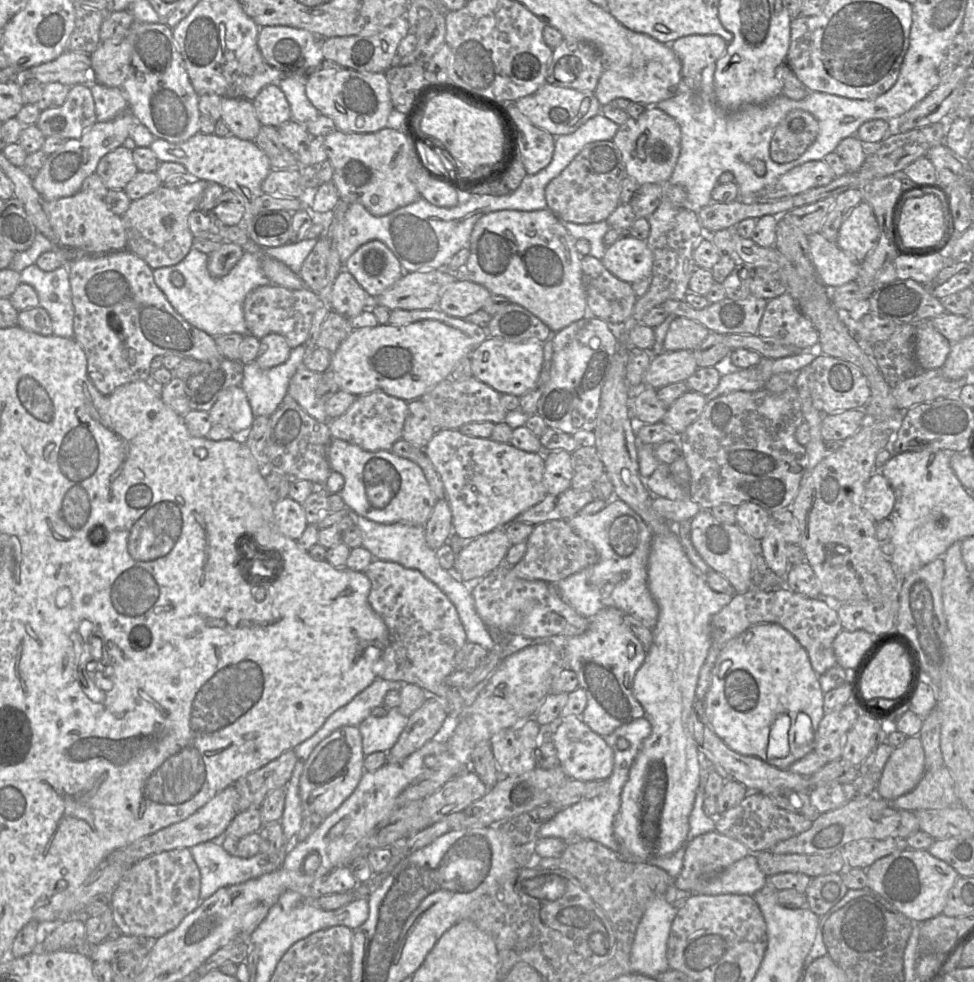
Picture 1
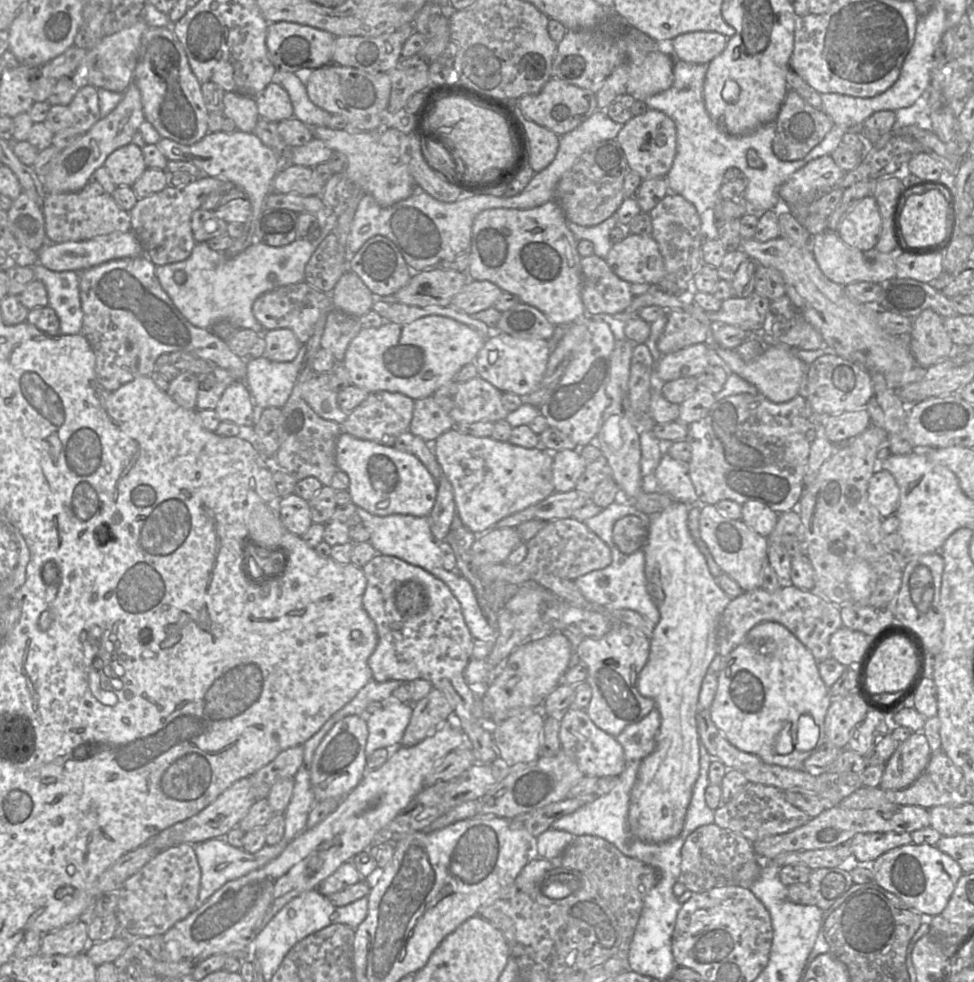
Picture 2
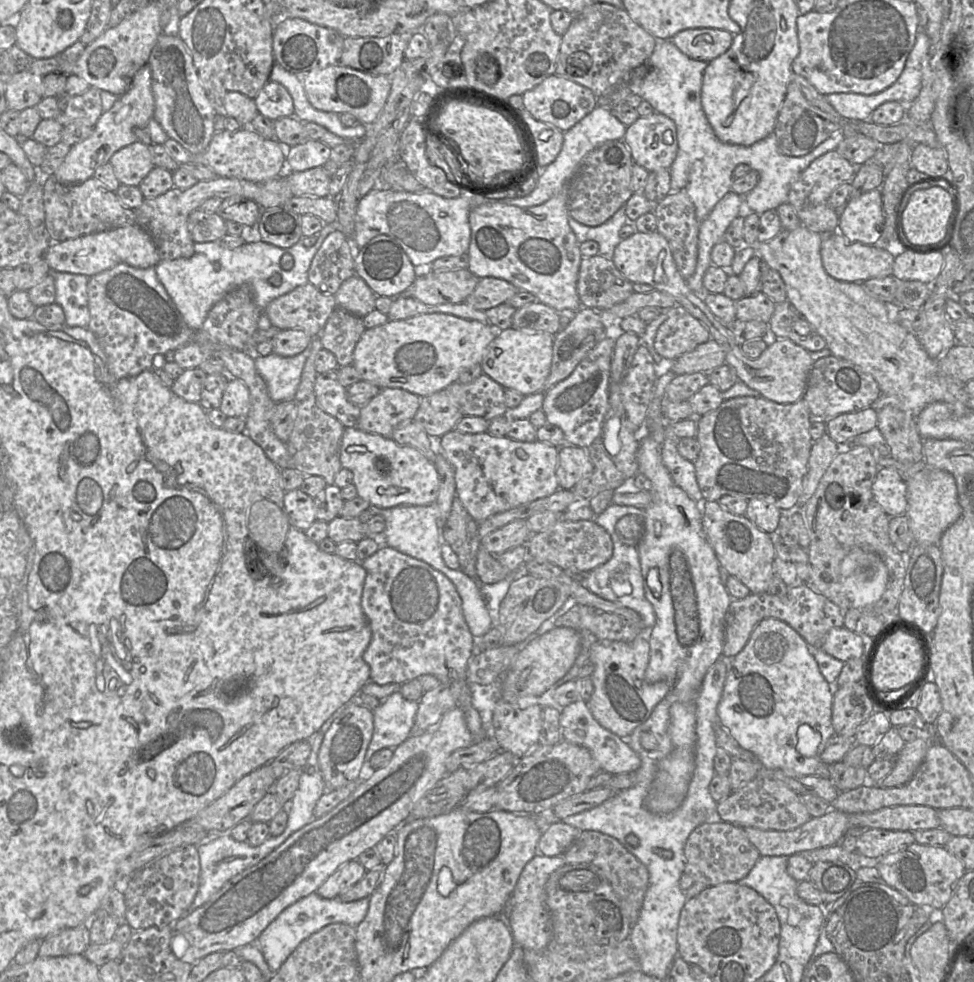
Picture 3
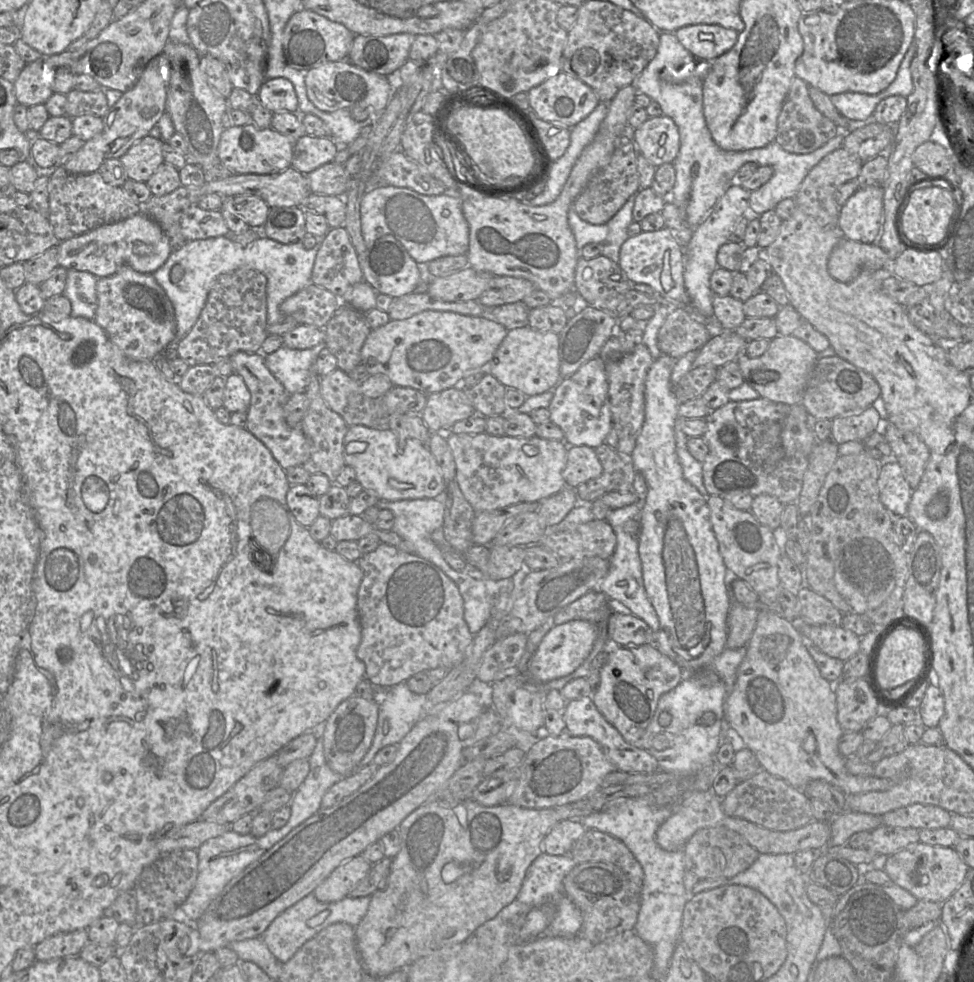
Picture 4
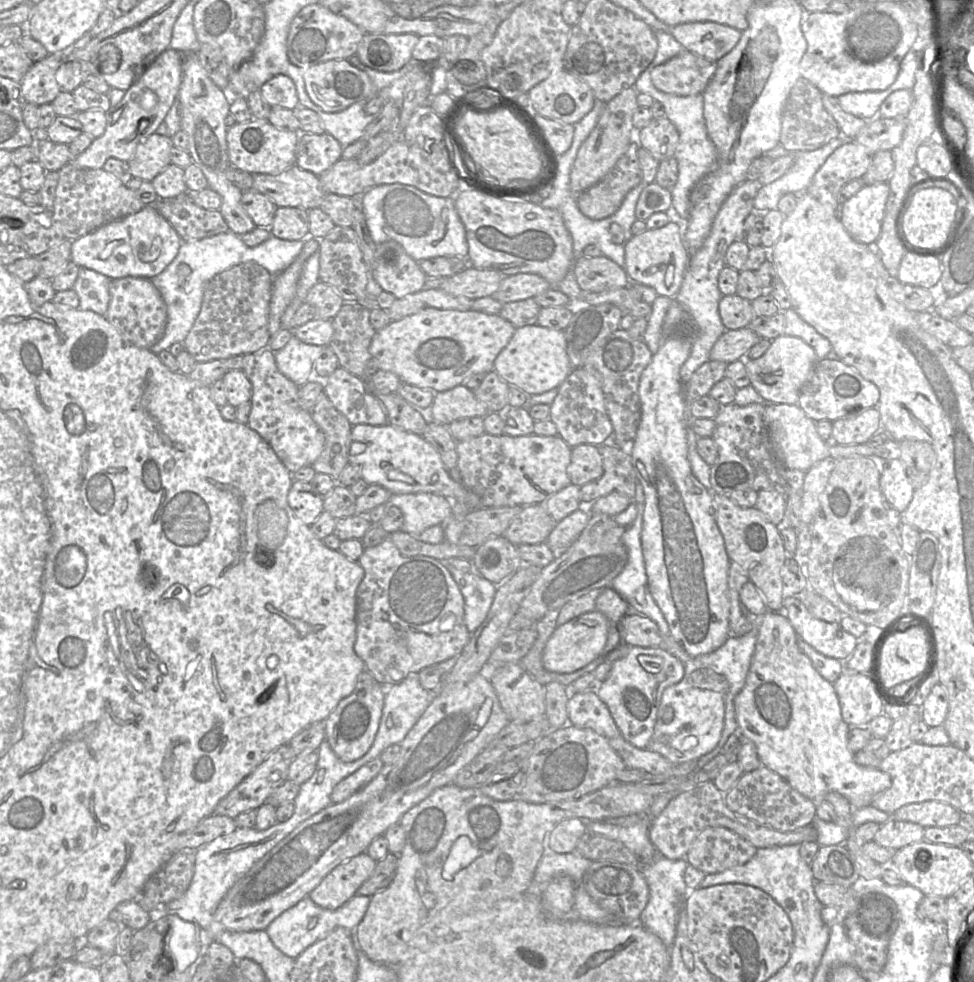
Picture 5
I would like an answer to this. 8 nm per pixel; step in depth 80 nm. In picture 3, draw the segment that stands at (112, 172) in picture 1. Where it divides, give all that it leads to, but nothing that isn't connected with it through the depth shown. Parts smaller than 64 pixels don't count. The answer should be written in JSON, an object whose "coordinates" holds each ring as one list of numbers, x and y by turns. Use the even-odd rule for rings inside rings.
{"coordinates":[[140,141,117,151,109,163,120,184,137,187,155,167,149,146]]}

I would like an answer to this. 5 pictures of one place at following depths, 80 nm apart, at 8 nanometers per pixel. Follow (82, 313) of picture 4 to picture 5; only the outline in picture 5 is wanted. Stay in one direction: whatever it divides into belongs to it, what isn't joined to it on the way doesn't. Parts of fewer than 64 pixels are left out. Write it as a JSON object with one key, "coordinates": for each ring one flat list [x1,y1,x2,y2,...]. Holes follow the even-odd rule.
{"coordinates":[[88,268,79,269,73,290,79,297,79,309,105,315,110,301,112,279]]}

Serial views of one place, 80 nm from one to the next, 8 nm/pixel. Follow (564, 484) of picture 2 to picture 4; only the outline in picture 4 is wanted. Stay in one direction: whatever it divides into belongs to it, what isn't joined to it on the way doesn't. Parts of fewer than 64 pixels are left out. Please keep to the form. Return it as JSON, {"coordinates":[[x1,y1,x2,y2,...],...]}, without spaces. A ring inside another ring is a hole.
{"coordinates":[[568,446,565,468,562,472,566,486,576,489,580,484,599,477,602,465,589,446]]}

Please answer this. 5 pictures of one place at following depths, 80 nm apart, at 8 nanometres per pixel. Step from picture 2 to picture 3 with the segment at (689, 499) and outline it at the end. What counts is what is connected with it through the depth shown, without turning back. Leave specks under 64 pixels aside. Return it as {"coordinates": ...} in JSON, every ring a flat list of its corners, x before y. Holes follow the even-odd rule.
{"coordinates":[[667,437,662,447,662,461,669,471,674,483,685,491,690,498,704,506,705,500,702,496,696,479,694,462,683,458,677,449,680,439]]}

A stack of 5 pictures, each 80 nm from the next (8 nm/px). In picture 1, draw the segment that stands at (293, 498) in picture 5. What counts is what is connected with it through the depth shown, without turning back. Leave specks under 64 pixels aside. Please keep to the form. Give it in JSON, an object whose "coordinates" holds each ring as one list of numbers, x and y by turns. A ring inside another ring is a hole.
{"coordinates":[[288,496,275,503,274,518,280,533,295,541,308,525,302,505]]}

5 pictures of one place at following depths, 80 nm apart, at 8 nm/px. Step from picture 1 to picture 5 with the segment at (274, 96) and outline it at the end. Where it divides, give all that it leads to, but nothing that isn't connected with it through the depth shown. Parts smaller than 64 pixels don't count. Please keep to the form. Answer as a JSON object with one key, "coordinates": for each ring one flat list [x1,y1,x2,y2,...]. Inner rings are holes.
{"coordinates":[[279,74,265,82,261,89,262,97,271,106,280,106,295,111,299,107,296,86,291,78]]}

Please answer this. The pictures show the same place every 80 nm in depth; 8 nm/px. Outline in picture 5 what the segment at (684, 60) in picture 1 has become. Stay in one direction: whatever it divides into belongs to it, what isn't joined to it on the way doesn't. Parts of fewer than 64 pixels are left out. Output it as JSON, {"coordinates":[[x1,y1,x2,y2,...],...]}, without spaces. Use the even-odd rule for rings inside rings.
{"coordinates":[[716,22,683,23,670,28,685,49,715,62,730,53,742,36,740,30]]}

